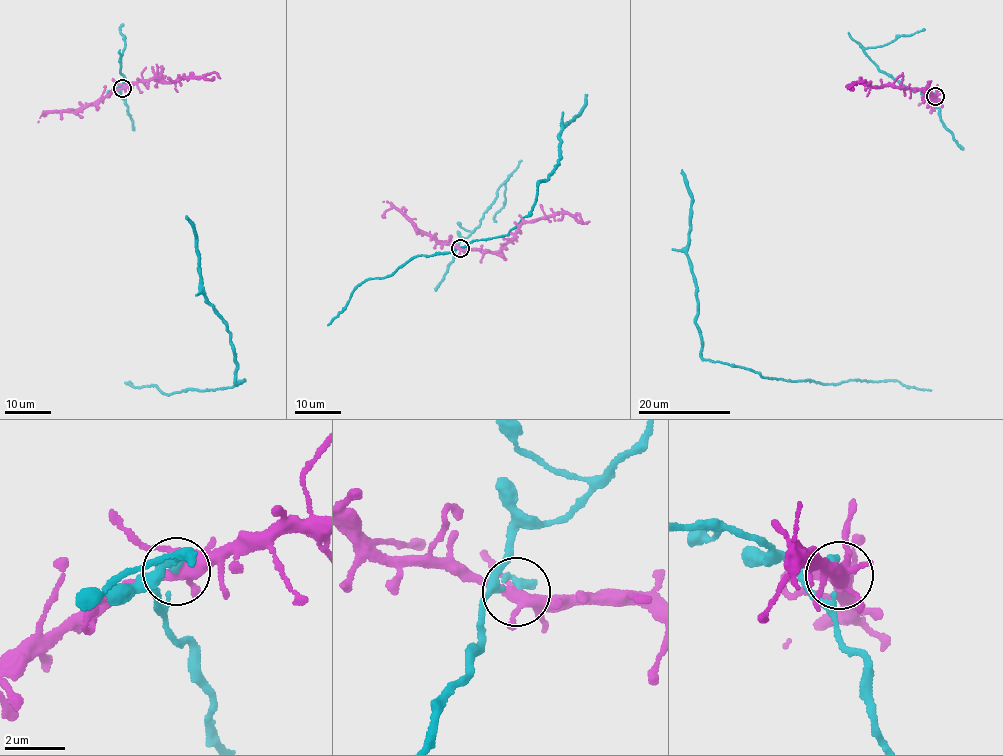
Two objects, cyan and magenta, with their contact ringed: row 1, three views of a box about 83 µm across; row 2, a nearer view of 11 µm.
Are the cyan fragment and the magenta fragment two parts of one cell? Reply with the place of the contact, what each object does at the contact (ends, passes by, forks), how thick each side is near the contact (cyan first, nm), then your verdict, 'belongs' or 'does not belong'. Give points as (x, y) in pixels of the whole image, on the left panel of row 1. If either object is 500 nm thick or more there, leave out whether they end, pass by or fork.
at (122, 88); cyan ends there; magenta forks there; 320 nm thick on the cyan side, 360 nm on the other; does not belong

